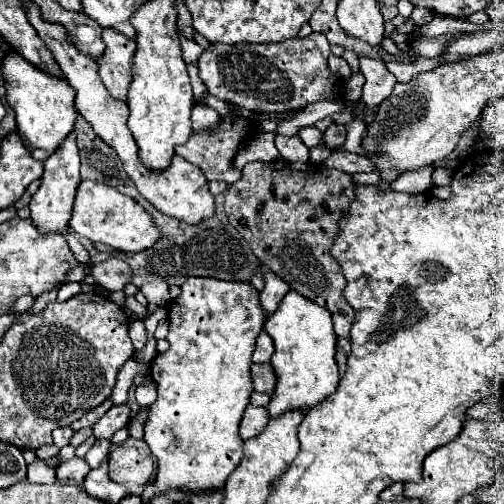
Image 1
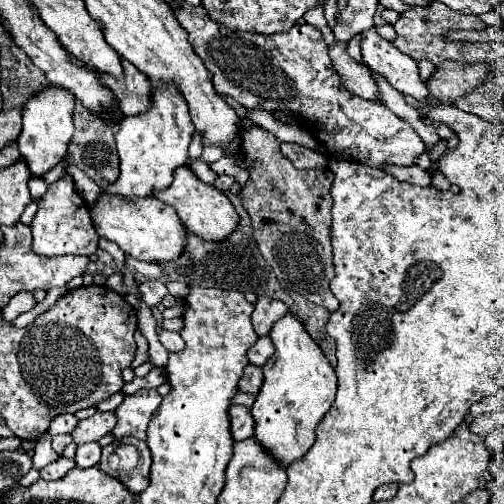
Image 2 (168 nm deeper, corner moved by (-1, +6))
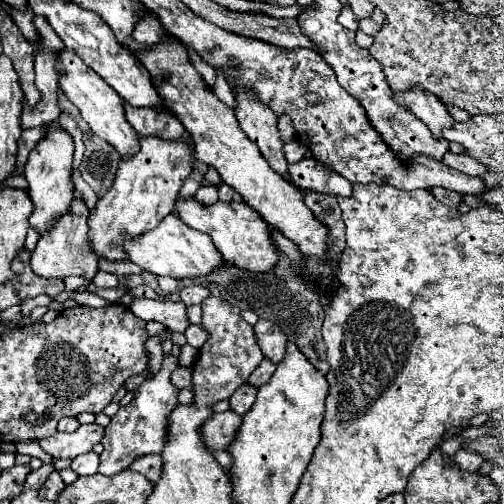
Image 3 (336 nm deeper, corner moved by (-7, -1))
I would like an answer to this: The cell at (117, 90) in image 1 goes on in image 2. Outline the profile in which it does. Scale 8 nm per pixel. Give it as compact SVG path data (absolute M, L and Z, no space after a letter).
M122 58L122 68L124 68L122 80L114 80L112 76L106 76L104 84L118 98L122 114L134 116L134 114L140 114L146 108L150 108L152 82L144 72L134 68L134 64L130 64L126 58Z

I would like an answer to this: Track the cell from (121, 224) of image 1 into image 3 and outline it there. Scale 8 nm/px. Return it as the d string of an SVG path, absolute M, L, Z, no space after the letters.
M174 213L164 217L156 229L140 235L140 239L132 239L132 243L126 243L124 249L128 251L130 261L136 263L138 267L142 267L144 271L150 271L156 275L168 275L174 279L204 277L204 275L214 273L218 267L222 267L226 263L208 235L204 235L196 229L190 229Z

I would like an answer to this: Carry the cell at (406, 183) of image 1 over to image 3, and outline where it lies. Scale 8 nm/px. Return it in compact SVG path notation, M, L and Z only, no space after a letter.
M446 153L444 155L444 165L456 169L456 171L462 171L466 175L472 175L472 177L482 177L488 173L488 167L486 165L480 165L476 159L468 157L468 155L454 155L454 153Z

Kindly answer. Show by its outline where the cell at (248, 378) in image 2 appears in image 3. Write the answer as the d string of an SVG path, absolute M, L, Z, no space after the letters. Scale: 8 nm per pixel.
M244 383L232 393L232 397L230 397L230 411L238 413L238 415L244 415L244 413L250 411L254 401L256 401L256 387Z

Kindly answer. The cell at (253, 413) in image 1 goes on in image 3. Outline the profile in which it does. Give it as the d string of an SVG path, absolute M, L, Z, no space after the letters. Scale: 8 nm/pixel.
M226 411L226 413L212 413L204 425L200 427L200 435L204 439L204 443L210 449L228 449L230 441L234 439L238 427L242 423L242 417L236 415L234 411Z

